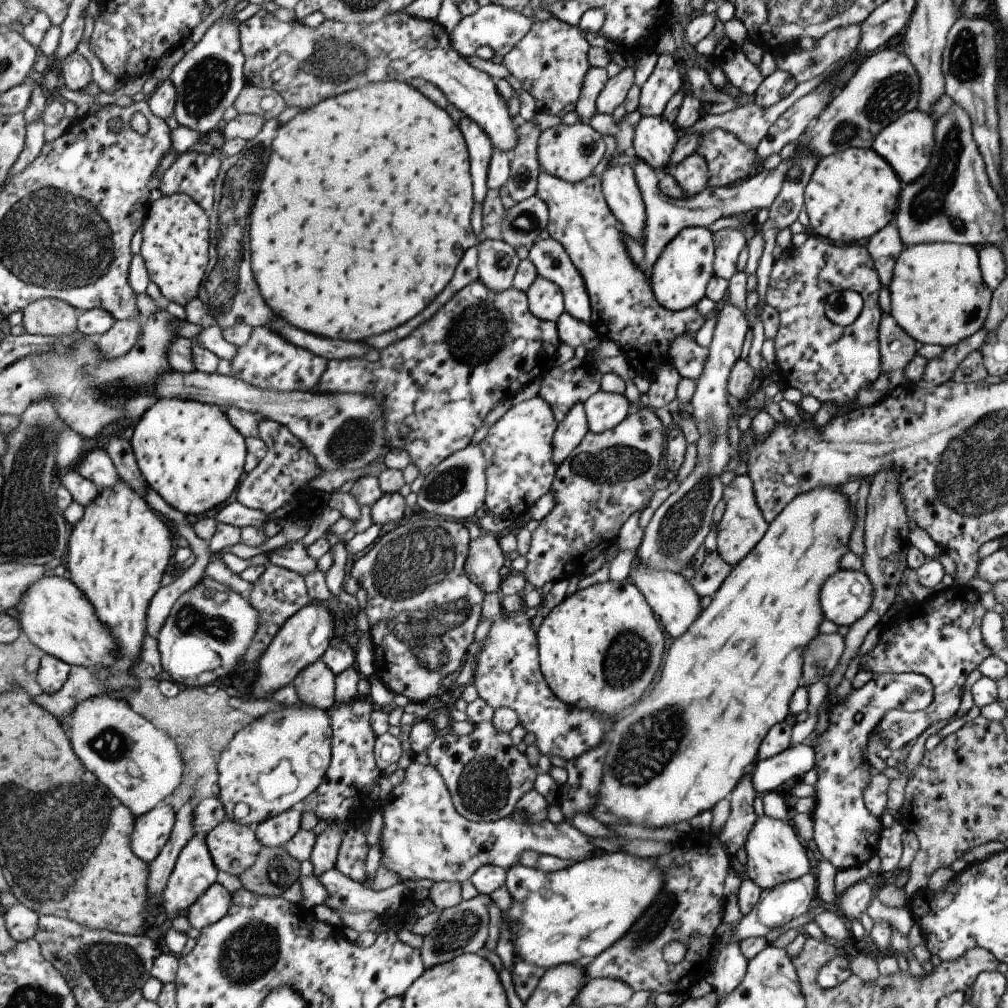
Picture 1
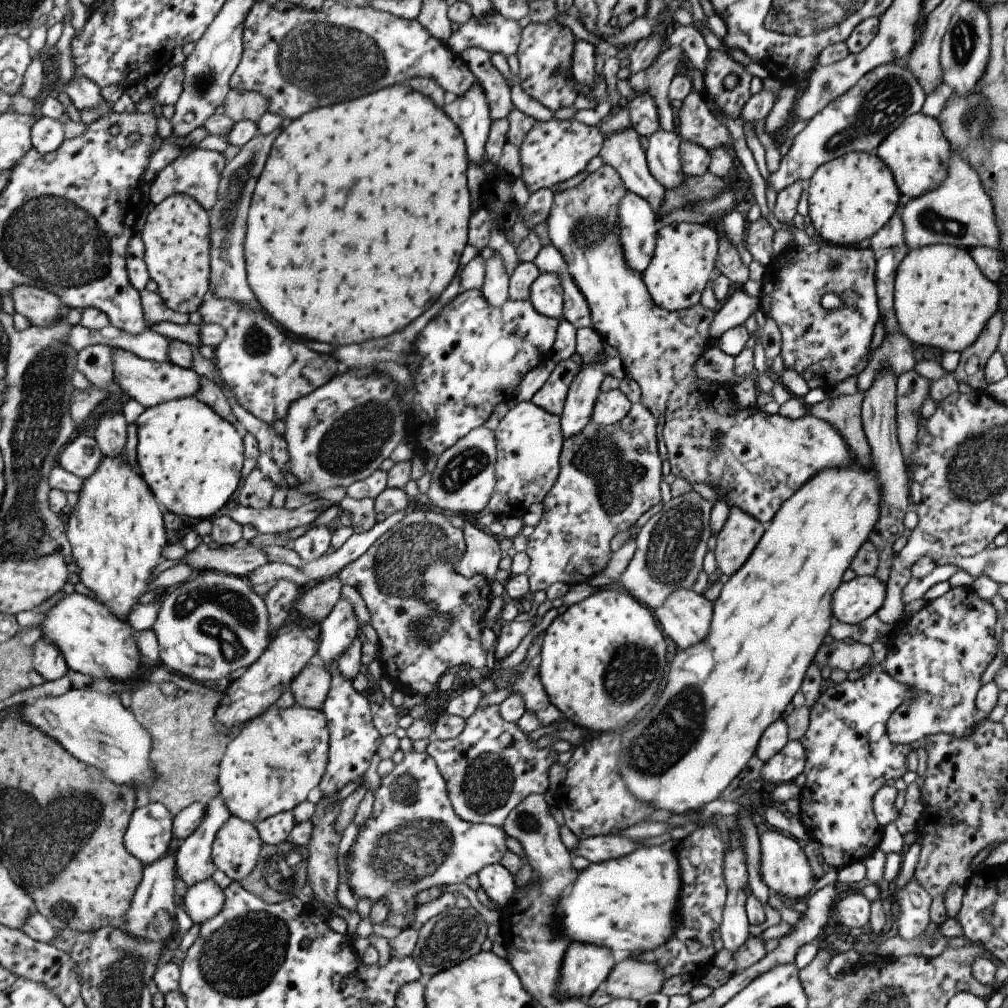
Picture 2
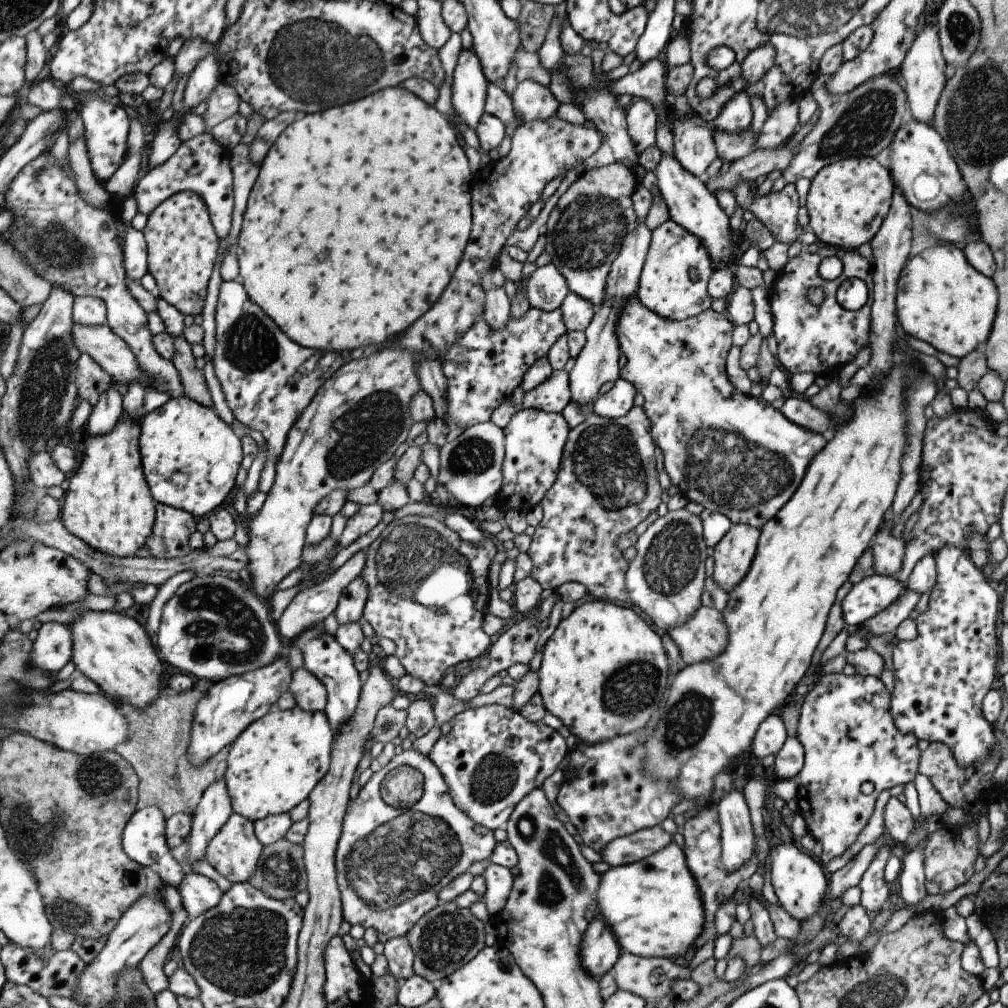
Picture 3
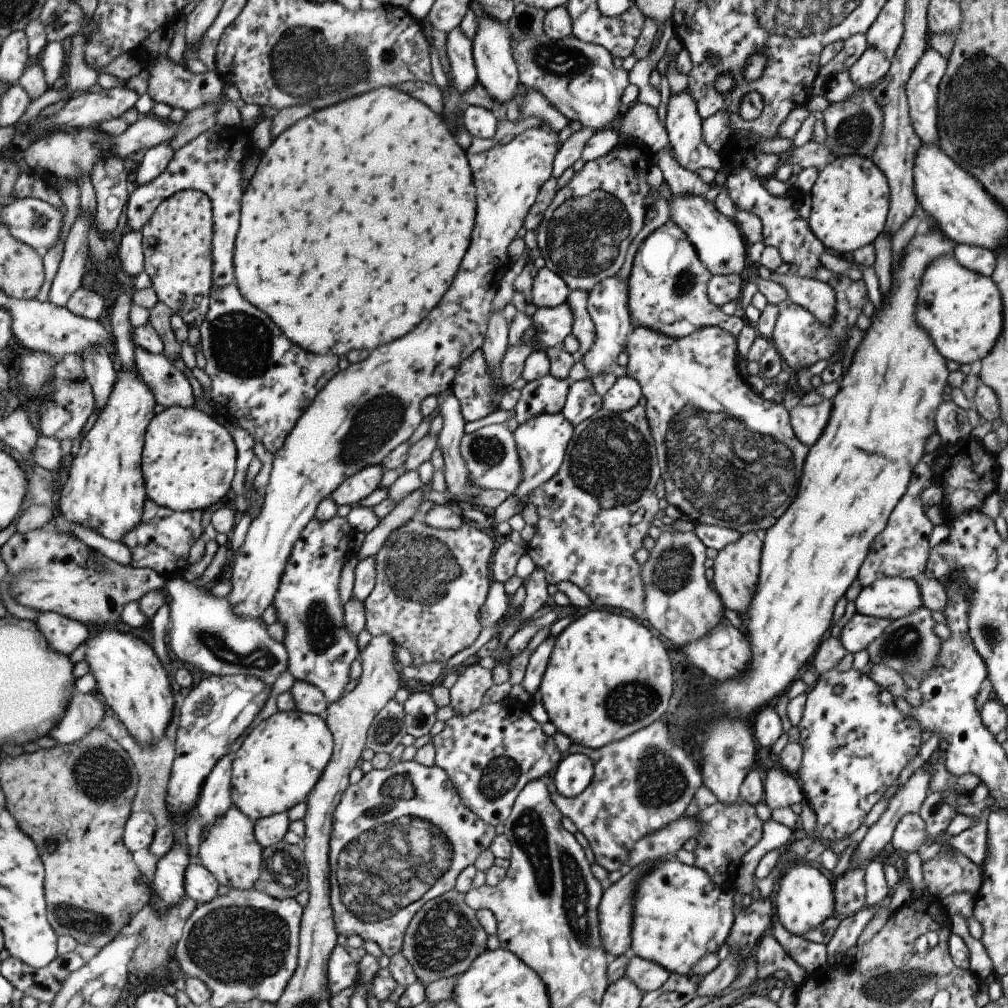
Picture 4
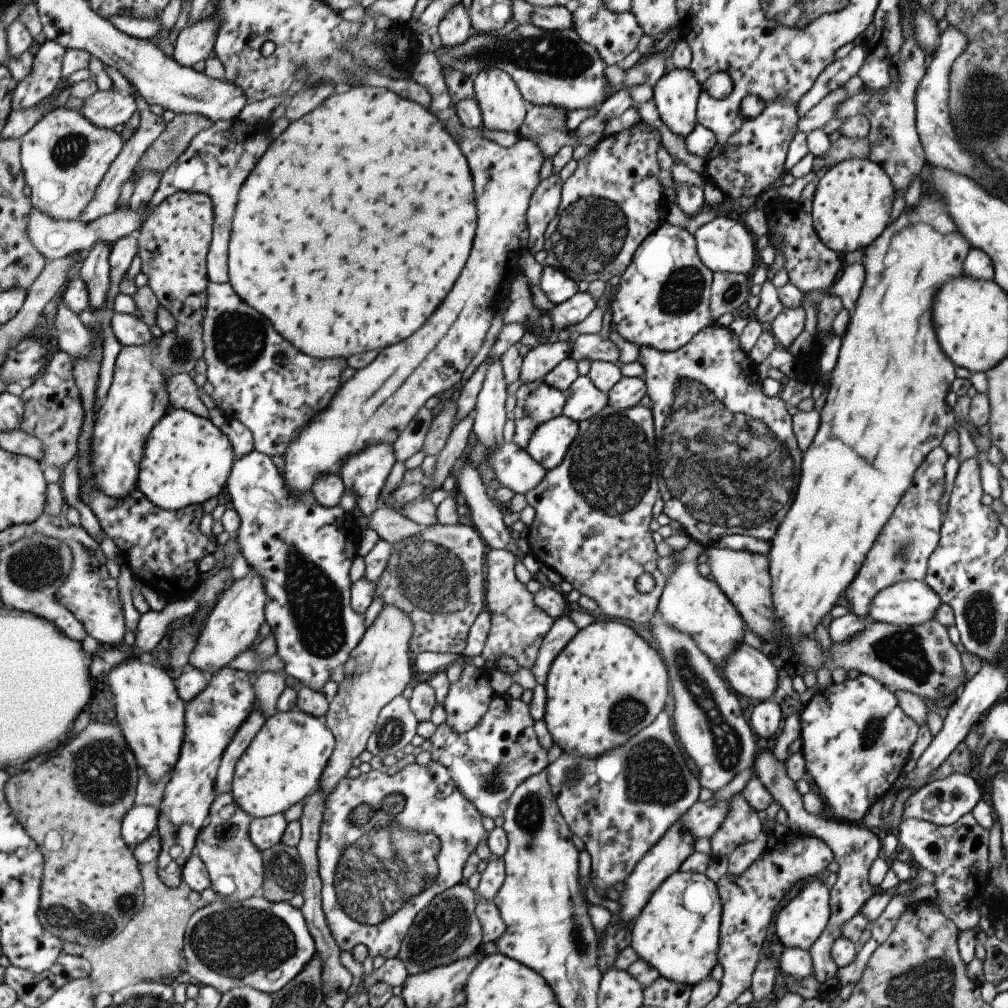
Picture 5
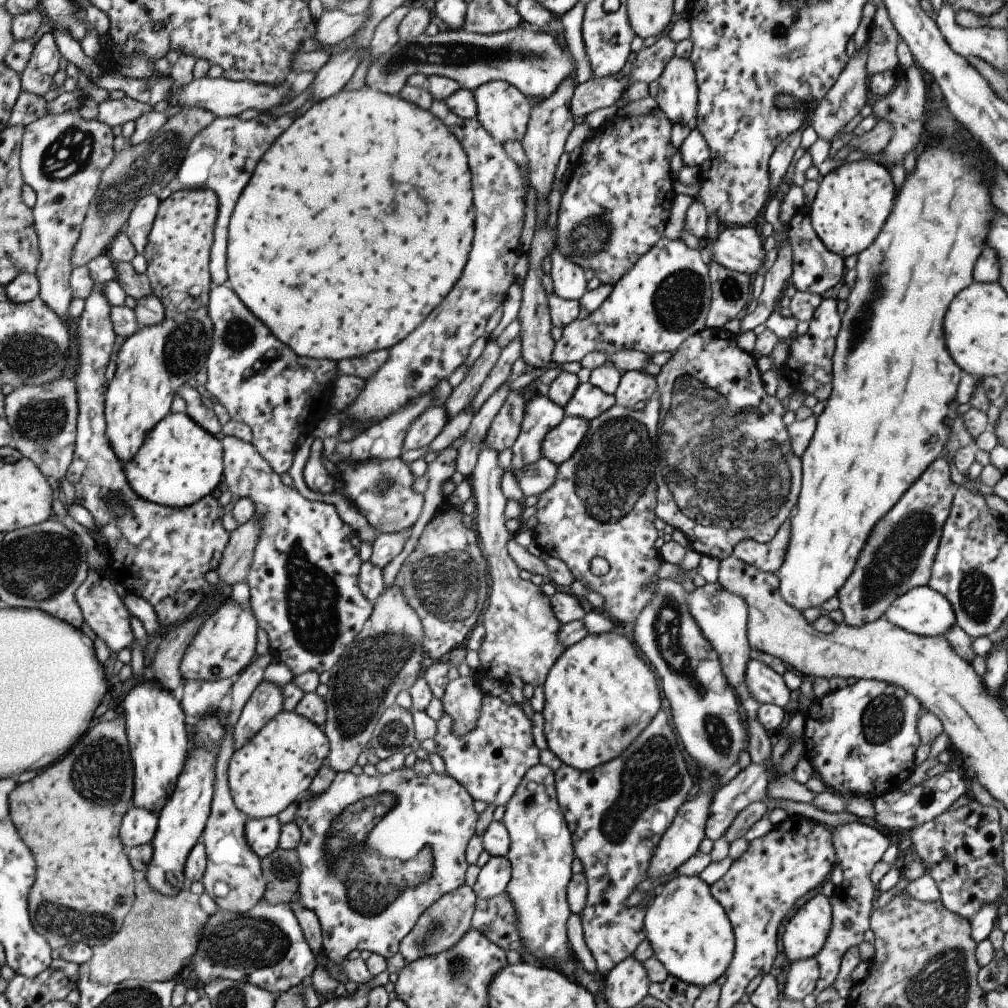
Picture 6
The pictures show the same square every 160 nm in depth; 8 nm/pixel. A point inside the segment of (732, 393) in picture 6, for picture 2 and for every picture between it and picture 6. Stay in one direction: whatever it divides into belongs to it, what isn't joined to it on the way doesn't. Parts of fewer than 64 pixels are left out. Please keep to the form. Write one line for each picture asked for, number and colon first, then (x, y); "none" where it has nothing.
2: (757, 460)
3: (734, 454)
4: (727, 457)
5: (726, 454)

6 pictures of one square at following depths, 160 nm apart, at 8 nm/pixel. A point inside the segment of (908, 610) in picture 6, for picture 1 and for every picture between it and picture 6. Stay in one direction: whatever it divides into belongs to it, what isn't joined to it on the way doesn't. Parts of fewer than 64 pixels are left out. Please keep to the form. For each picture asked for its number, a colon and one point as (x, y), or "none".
1: (845, 597)
2: (860, 597)
3: (871, 595)
4: (890, 598)
5: (909, 603)

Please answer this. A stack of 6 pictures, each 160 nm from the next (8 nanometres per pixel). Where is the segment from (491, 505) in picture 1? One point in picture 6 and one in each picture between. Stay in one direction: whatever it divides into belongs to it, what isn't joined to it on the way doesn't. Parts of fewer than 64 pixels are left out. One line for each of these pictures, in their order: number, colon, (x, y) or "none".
2: (528, 440)
3: (533, 440)
4: (541, 442)
5: (549, 441)
6: (558, 444)

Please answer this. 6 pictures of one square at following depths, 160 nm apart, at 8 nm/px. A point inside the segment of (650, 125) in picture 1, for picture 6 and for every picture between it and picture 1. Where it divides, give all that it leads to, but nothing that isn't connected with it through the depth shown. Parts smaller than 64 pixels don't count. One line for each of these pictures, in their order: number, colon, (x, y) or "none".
2: (662, 156)
3: (690, 204)
4: (719, 245)
5: (723, 244)
6: (740, 249)

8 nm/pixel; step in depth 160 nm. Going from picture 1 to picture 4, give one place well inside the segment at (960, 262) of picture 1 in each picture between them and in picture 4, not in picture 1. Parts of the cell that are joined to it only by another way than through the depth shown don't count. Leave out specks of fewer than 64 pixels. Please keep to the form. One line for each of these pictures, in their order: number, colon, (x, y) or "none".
2: (941, 299)
3: (940, 298)
4: (961, 310)

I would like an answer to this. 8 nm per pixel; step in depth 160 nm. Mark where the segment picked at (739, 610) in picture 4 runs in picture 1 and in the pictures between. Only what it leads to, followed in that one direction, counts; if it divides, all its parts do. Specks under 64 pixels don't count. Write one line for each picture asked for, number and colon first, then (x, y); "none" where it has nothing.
1: (742, 525)
2: (734, 543)
3: (732, 555)

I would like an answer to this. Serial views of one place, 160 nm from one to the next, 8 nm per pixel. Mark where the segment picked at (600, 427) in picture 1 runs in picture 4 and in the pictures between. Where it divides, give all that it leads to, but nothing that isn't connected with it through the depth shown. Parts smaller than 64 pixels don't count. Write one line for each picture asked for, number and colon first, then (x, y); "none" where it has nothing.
2: (609, 407)
3: (618, 399)
4: (624, 394)

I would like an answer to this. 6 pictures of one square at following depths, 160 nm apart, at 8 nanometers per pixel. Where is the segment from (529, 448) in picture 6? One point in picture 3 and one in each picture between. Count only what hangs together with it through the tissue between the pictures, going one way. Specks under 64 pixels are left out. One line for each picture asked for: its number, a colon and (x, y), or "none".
3: (551, 396)
4: (546, 395)
5: (536, 403)

